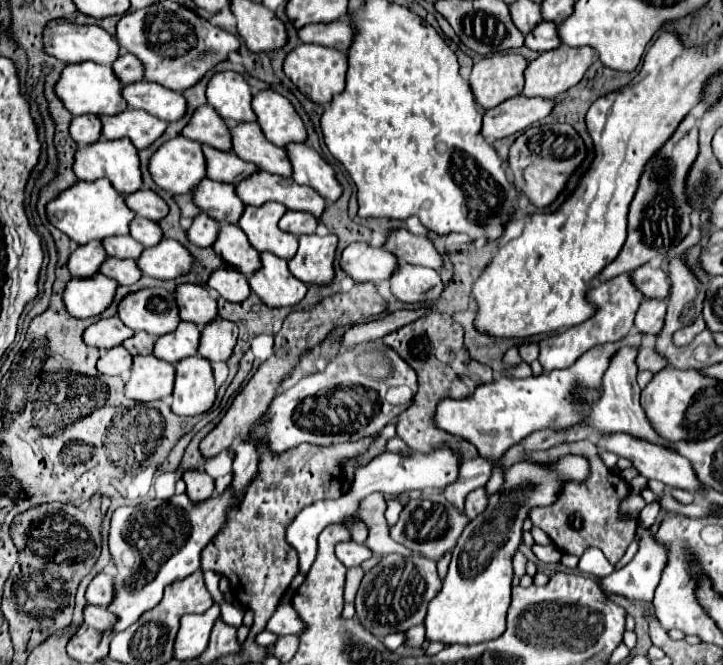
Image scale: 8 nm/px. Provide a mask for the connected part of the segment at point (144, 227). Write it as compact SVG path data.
M135 218L133 222L131 222L131 236L137 240L137 242L141 242L143 246L153 246L153 244L159 244L159 240L163 240L163 230L159 228L159 224L157 222L151 222L151 220L147 220L147 218Z

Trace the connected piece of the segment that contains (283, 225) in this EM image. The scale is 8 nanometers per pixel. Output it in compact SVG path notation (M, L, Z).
M287 212L281 222L279 228L285 232L291 232L295 236L303 236L303 234L313 234L317 228L317 218L307 214L307 212Z

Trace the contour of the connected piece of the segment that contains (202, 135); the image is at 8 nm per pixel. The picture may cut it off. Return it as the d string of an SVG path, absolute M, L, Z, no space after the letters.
M209 104L201 106L193 114L191 122L183 128L181 134L189 140L195 140L199 144L205 144L205 146L211 146L211 148L217 148L223 152L233 150L227 122Z

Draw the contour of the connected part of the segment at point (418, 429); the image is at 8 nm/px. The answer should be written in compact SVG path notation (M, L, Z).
M425 314L415 322L387 334L383 342L393 348L419 376L419 392L413 396L411 406L397 418L397 436L417 452L431 452L441 442L457 448L465 460L477 456L477 450L471 442L453 438L433 426L435 406L443 398L467 398L479 384L493 380L493 370L485 364L473 360L463 344L463 326L457 324L449 314Z

